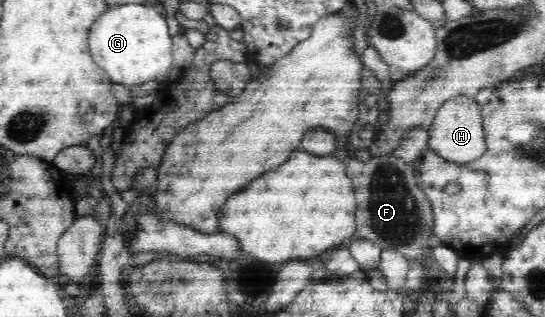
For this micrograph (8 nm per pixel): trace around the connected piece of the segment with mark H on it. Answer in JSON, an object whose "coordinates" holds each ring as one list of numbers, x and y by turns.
{"coordinates":[[456,96,443,103,428,130,428,147,440,157,454,163,465,164,484,155,487,149,483,132,481,106,475,98]]}

